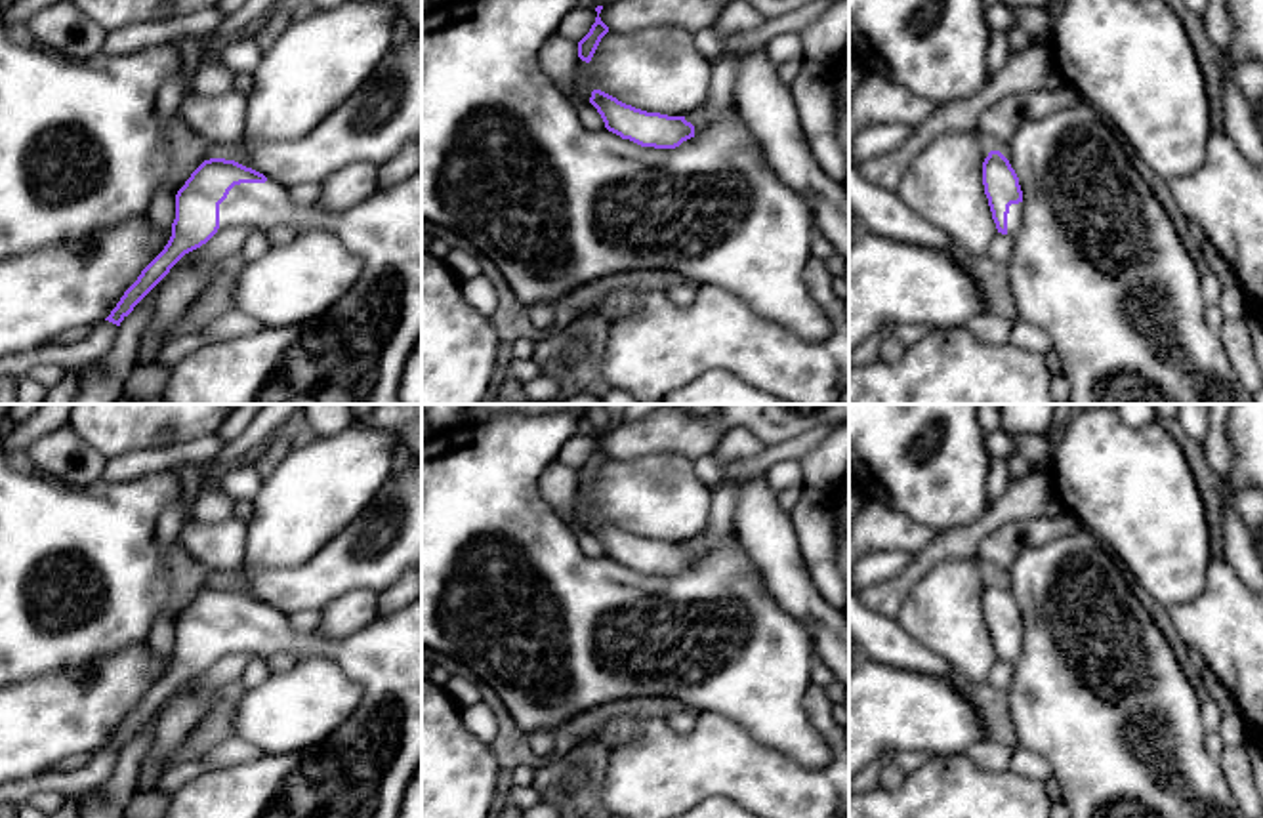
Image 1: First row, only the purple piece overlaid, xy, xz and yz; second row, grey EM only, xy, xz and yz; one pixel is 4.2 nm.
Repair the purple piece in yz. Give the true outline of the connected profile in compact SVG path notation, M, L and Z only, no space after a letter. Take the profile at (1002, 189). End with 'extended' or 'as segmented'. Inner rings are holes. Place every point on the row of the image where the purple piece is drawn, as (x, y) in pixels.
M990 151L983 162L983 185L998 233L1015 236L1023 223L1023 191L1009 160Z; extended

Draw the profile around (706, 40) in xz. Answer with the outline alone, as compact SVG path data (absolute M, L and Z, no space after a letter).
M714 27L700 29L693 34L693 44L696 51L710 61L710 65L715 65L723 53L721 53L721 36L714 31Z

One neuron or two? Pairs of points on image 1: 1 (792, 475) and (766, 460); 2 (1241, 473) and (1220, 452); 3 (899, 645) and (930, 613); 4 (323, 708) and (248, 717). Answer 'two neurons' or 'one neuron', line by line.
1: two neurons
2: two neurons
3: two neurons
4: one neuron

